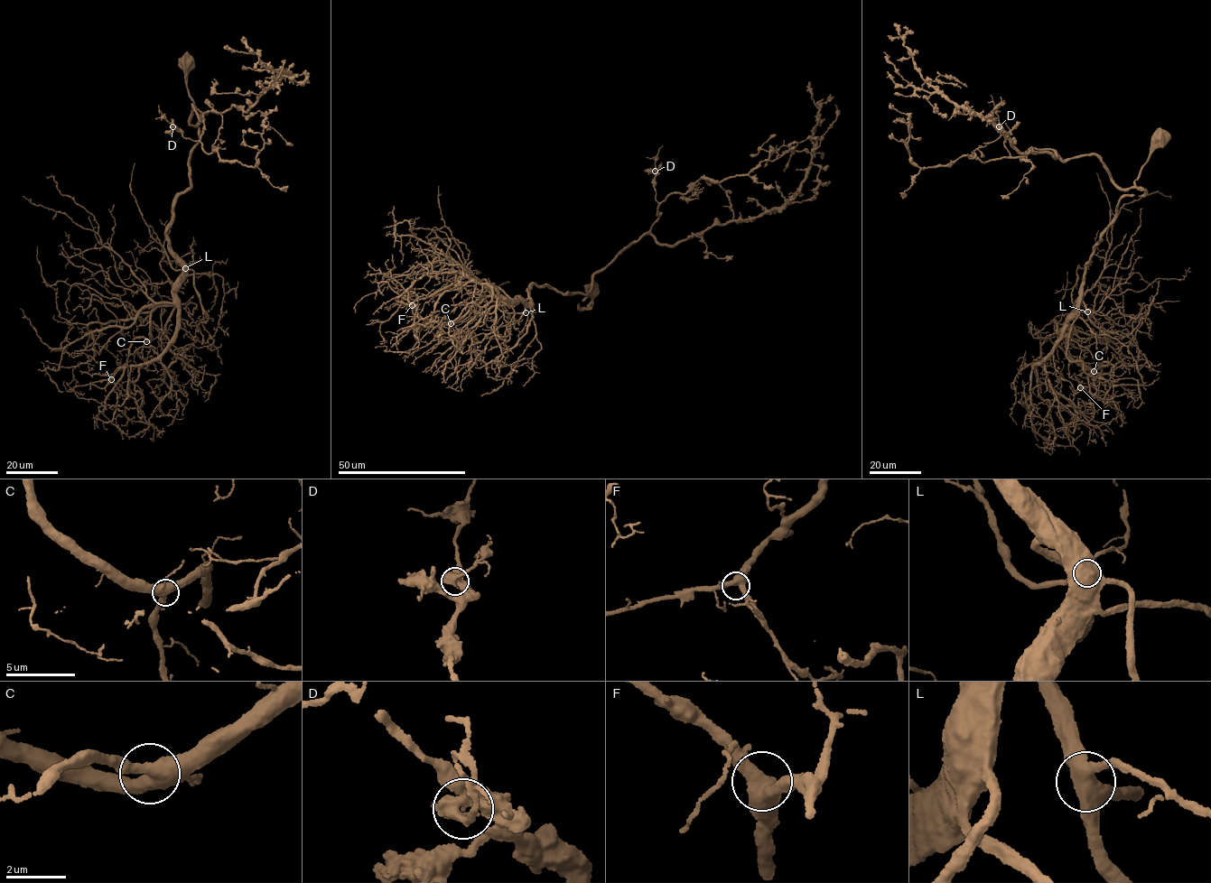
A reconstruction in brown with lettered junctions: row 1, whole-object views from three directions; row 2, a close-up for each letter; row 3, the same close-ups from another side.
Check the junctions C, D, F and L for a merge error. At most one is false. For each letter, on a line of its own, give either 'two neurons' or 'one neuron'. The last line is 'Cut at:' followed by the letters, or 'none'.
C: one neuron
D: one neuron
F: one neuron
L: one neuron
Cut at: none

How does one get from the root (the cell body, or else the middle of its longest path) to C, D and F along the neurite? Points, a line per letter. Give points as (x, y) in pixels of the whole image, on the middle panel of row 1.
C: (592, 290), (585, 292), (592, 299), (534, 283), (526, 290), (530, 301), (512, 304), (481, 296), (451, 323)
D: (592, 290), (592, 293), (585, 292), (592, 299), (594, 274), (647, 233), (660, 215), (653, 186), (655, 171)
F: (592, 290), (592, 299), (534, 283), (530, 301), (512, 304), (481, 296), (448, 324), (412, 305)

